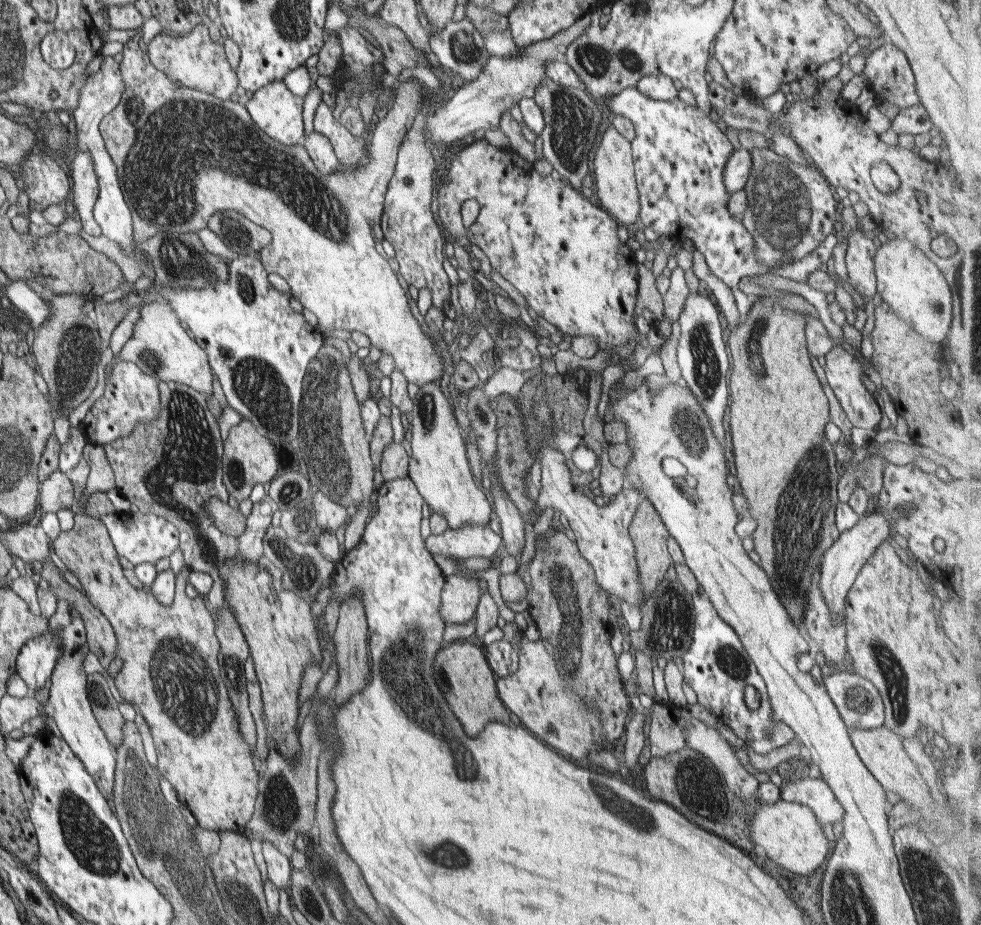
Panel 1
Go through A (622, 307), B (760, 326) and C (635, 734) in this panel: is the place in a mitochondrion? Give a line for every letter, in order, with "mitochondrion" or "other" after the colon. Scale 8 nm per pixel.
A: other
B: mitochondrion
C: other

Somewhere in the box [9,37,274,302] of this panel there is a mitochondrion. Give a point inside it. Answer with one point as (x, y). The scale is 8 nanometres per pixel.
(181, 262)

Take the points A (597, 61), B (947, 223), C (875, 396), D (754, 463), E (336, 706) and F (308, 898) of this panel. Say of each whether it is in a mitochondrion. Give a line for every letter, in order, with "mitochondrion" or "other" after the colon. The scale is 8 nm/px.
A: mitochondrion
B: other
C: other
D: other
E: other
F: mitochondrion

